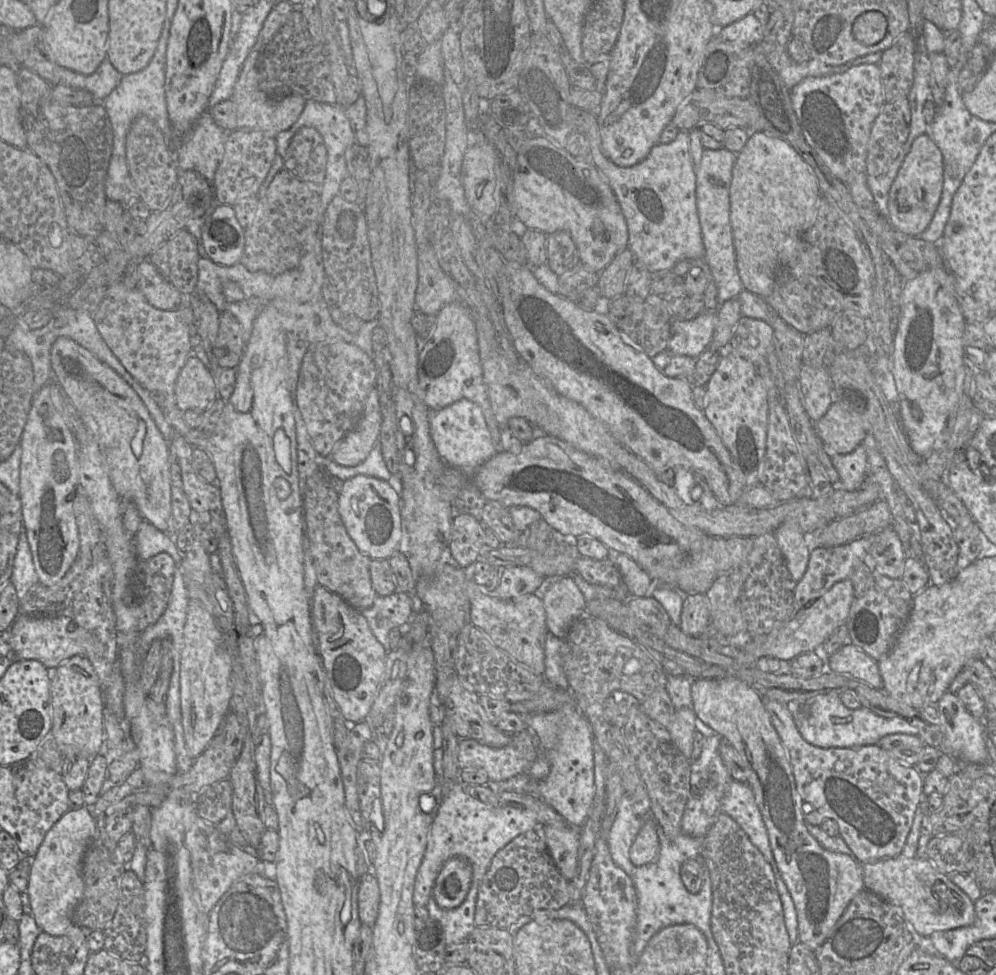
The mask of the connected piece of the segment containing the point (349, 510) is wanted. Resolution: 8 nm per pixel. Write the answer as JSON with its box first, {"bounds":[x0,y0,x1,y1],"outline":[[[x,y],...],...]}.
{"bounds":[338,474,402,559],"outline":[[[363,474],[345,480],[338,495],[338,512],[359,551],[371,559],[389,559],[402,538],[401,496],[388,482]]]}

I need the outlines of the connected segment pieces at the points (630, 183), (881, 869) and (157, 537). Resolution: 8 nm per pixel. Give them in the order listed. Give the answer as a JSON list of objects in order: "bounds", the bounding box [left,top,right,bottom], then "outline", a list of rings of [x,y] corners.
[{"bounds":[585,122,705,274],"outline":[[[594,122],[585,135],[590,146],[594,164],[611,187],[625,217],[628,229],[628,243],[635,262],[641,263],[652,274],[671,270],[681,260],[693,260],[705,256],[701,226],[696,200],[696,169],[690,153],[689,131],[680,130],[674,141],[656,144],[639,163],[631,167],[616,165],[604,150],[598,122]]]},{"bounds":[862,857,975,935],"outline":[[[905,857],[881,859],[862,864],[865,889],[899,907],[905,919],[921,935],[971,925],[975,920],[974,901],[940,872],[928,858]]]},{"bounds":[134,520,183,567],"outline":[[[143,520],[134,536],[135,552],[139,561],[166,552],[173,558],[176,567],[182,560],[183,554],[178,550],[174,536],[157,529],[150,522]]]}]

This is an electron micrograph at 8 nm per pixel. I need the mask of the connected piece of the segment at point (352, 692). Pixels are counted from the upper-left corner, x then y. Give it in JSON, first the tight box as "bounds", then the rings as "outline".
{"bounds":[312,585,388,723],"outline":[[[318,585],[312,594],[312,628],[317,632],[318,654],[321,657],[333,698],[344,720],[355,723],[364,721],[383,679],[388,652],[373,635],[367,620],[360,611],[350,606],[339,595],[321,585]]]}

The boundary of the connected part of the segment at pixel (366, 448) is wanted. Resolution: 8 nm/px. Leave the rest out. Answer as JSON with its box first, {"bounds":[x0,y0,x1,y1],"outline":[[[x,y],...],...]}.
{"bounds":[331,386,381,466],"outline":[[[374,386],[368,393],[364,411],[357,424],[338,442],[331,459],[342,466],[363,462],[378,441],[381,425],[380,393]]]}

